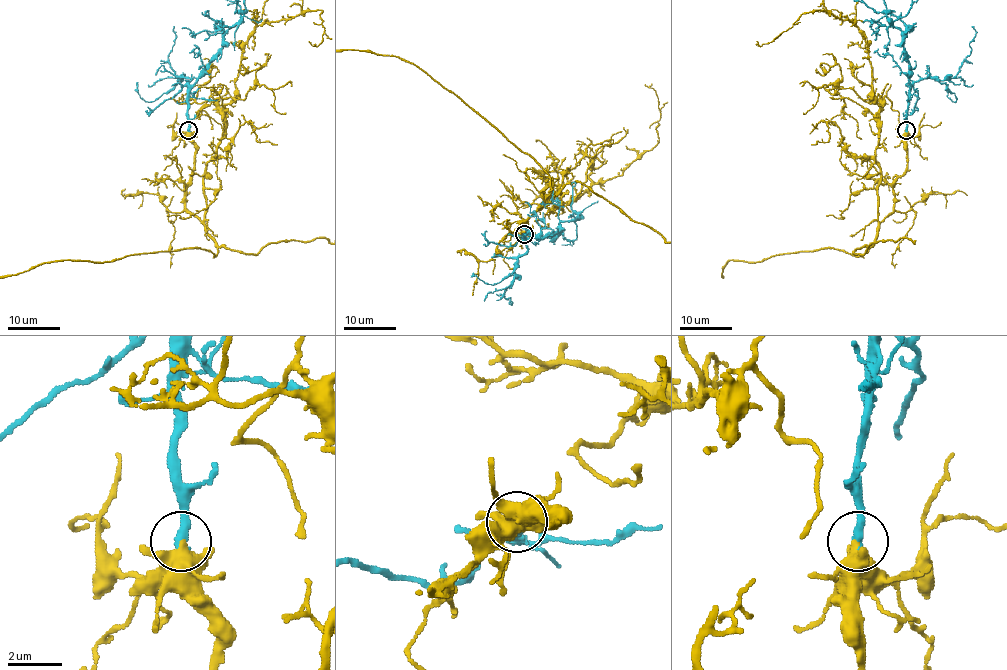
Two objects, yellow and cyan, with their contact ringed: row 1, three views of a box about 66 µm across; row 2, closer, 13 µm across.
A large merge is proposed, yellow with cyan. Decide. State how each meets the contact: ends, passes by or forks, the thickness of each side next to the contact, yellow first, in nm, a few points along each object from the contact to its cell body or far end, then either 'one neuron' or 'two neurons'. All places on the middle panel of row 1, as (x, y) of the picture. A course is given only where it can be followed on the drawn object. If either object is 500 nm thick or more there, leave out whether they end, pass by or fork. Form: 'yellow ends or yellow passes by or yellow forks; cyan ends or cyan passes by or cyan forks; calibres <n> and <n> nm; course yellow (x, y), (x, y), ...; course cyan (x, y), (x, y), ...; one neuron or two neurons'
yellow passes by; cyan ends; calibres 440 and 340 nm; course yellow (525, 235), (521, 222), (551, 201), (551, 180), (415, 65), (369, 51); one neuron

